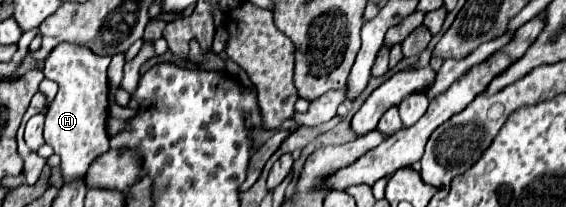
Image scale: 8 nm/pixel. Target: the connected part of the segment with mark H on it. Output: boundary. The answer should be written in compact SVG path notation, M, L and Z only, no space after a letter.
M59 44L49 52L49 58L45 58L45 76L59 84L59 92L45 114L45 142L61 156L65 182L83 178L93 158L109 150L109 62L111 56L97 56L83 44Z

